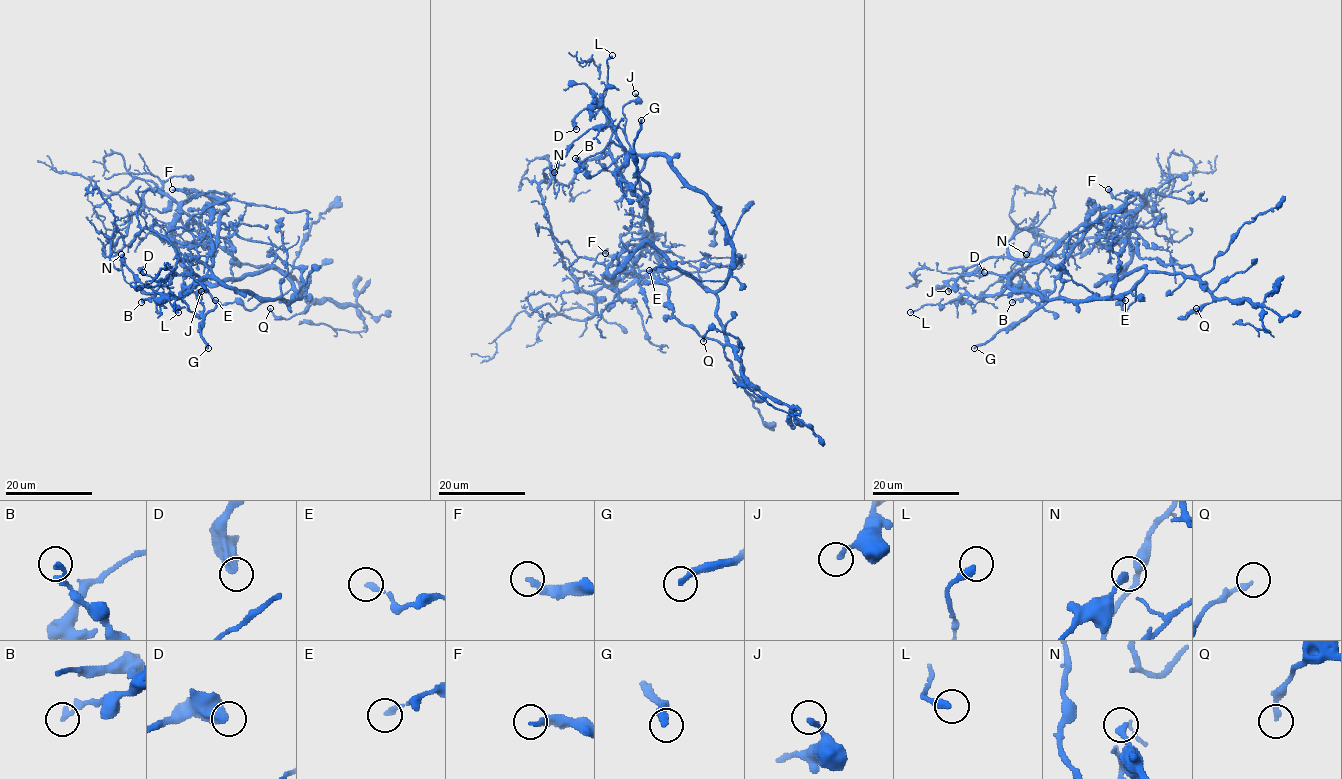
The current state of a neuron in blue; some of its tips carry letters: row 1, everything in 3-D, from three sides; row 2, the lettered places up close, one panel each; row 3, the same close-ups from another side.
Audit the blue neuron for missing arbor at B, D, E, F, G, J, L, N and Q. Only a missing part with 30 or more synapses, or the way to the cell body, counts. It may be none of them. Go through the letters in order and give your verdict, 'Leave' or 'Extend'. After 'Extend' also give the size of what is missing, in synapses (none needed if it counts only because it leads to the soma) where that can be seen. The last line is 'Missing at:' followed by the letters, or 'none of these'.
B: Leave
D: Leave
E: Leave
F: Leave
G: Extend
J: Leave
L: Leave
N: Leave
Q: Leave
Missing at: G

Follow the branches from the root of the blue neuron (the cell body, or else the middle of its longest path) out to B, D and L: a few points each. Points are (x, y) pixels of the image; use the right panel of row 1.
B: (1137, 236), (1134, 247), (1120, 229), (1097, 221), (1055, 265), (1016, 260), (1011, 272), (1030, 290), (1012, 302)
D: (1137, 236), (1134, 247), (1120, 229), (1097, 221), (1055, 265), (991, 257), (962, 278), (984, 272)
L: (1137, 236), (1134, 247), (1120, 229), (1097, 221), (1055, 265), (1026, 261), (999, 292), (962, 295), (910, 312)

